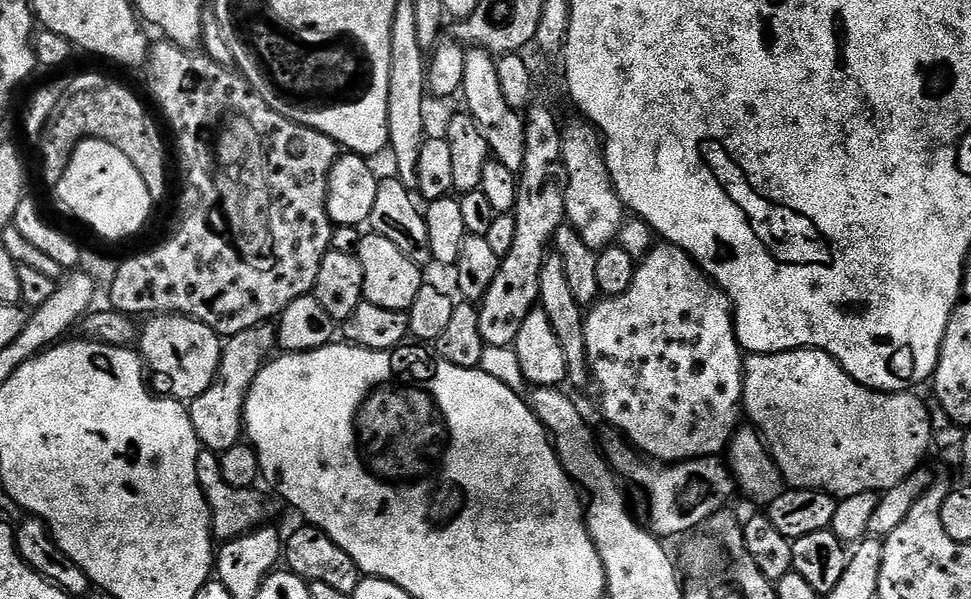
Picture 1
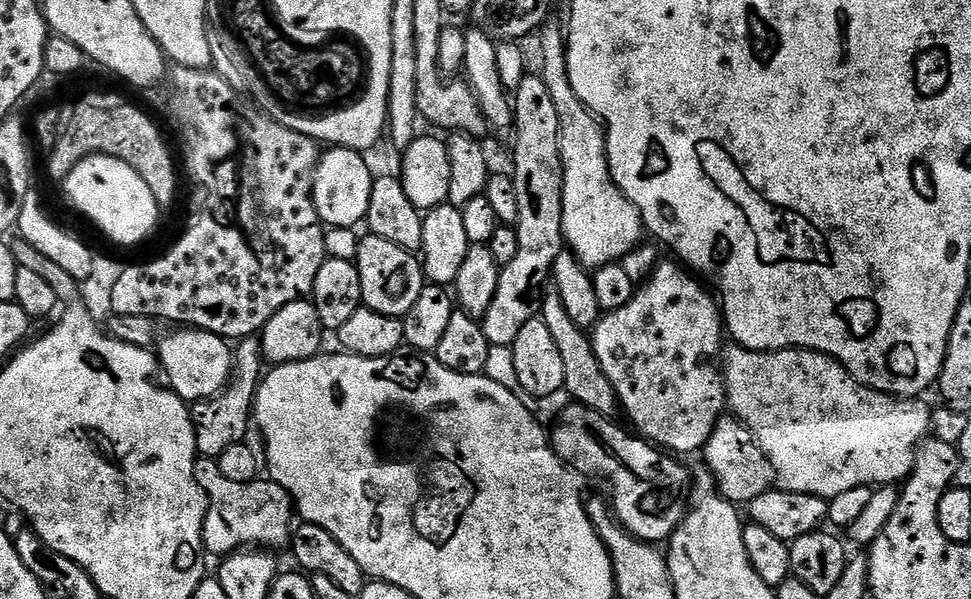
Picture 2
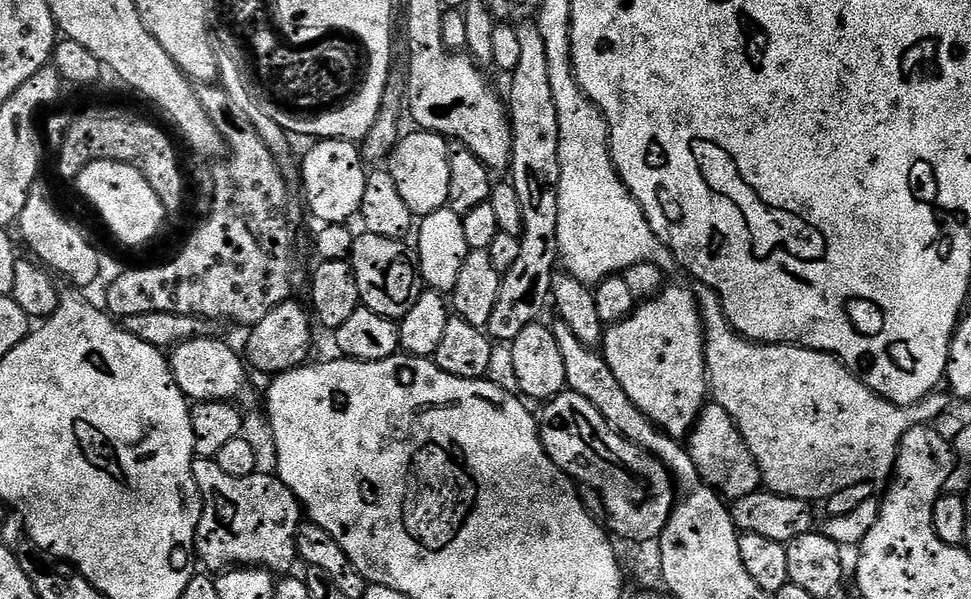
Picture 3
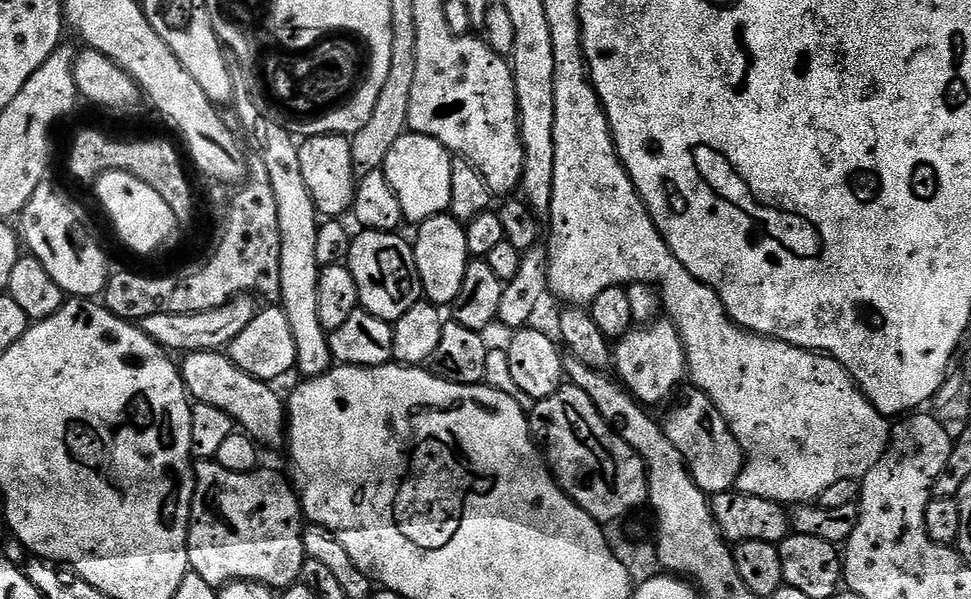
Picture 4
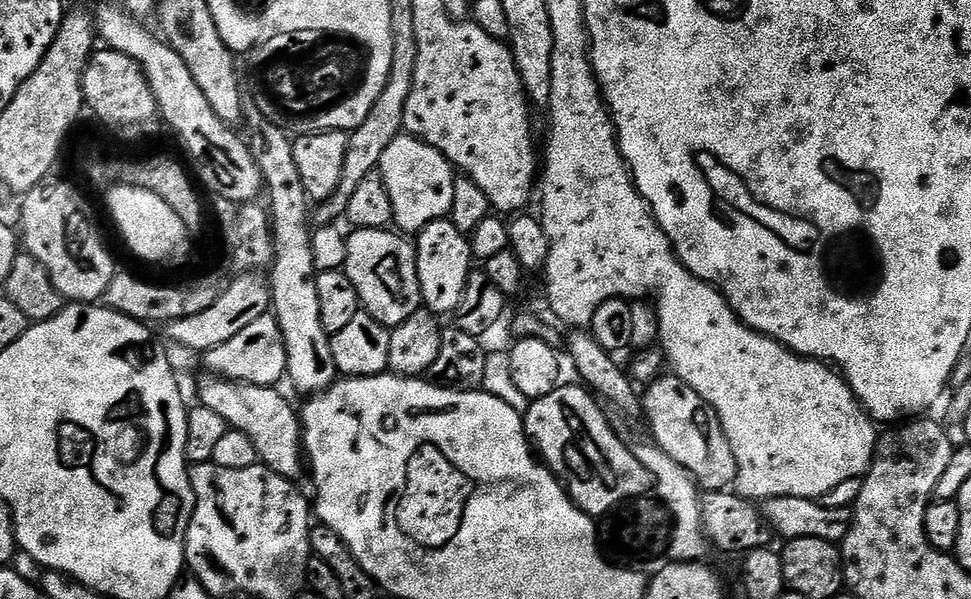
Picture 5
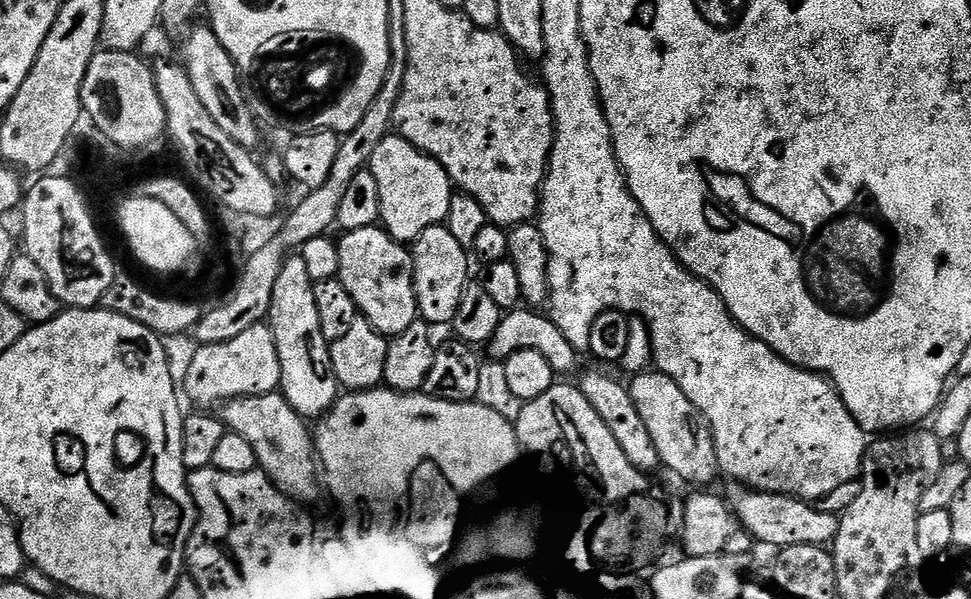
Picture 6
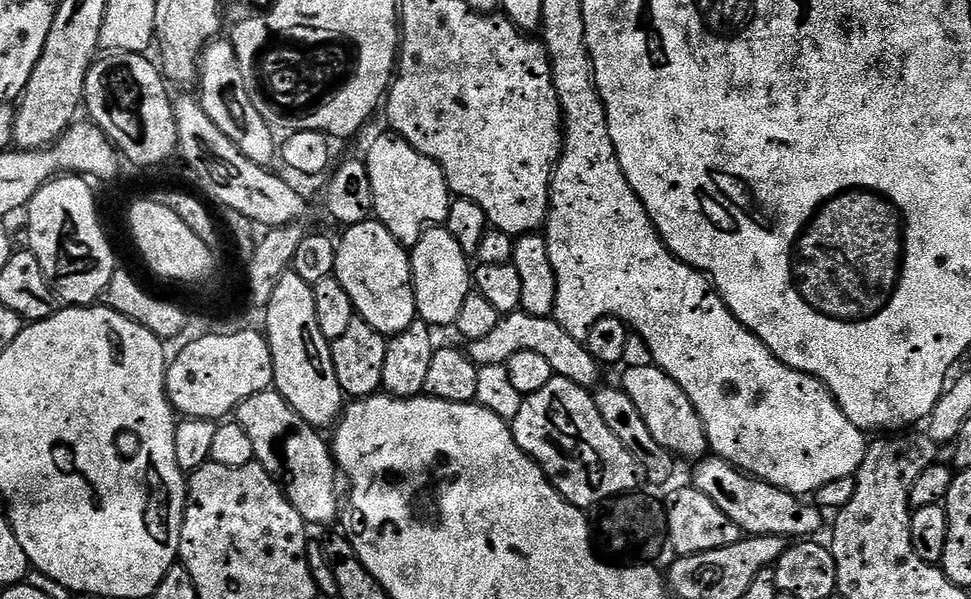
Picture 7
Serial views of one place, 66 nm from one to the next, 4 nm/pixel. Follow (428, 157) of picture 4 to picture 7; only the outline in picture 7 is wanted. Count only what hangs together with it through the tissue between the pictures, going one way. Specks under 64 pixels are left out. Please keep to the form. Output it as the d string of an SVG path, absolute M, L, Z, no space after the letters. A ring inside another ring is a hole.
M395 134L387 135L378 137L366 155L370 190L374 190L372 210L375 219L384 224L400 244L411 246L420 241L425 230L447 221L448 183L438 165L410 146L410 142Z

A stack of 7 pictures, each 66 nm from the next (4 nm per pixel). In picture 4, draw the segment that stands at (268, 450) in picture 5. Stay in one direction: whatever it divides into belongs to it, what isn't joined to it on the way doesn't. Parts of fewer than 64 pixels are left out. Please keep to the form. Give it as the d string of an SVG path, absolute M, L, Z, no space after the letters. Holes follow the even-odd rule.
M223 351L219 352L189 352L182 360L182 375L184 386L188 390L189 397L197 404L209 404L226 414L230 414L233 421L247 435L256 441L257 445L280 444L283 445L286 440L286 404L275 392L273 385L266 380L259 380L250 374L243 372L240 367L233 362Z

